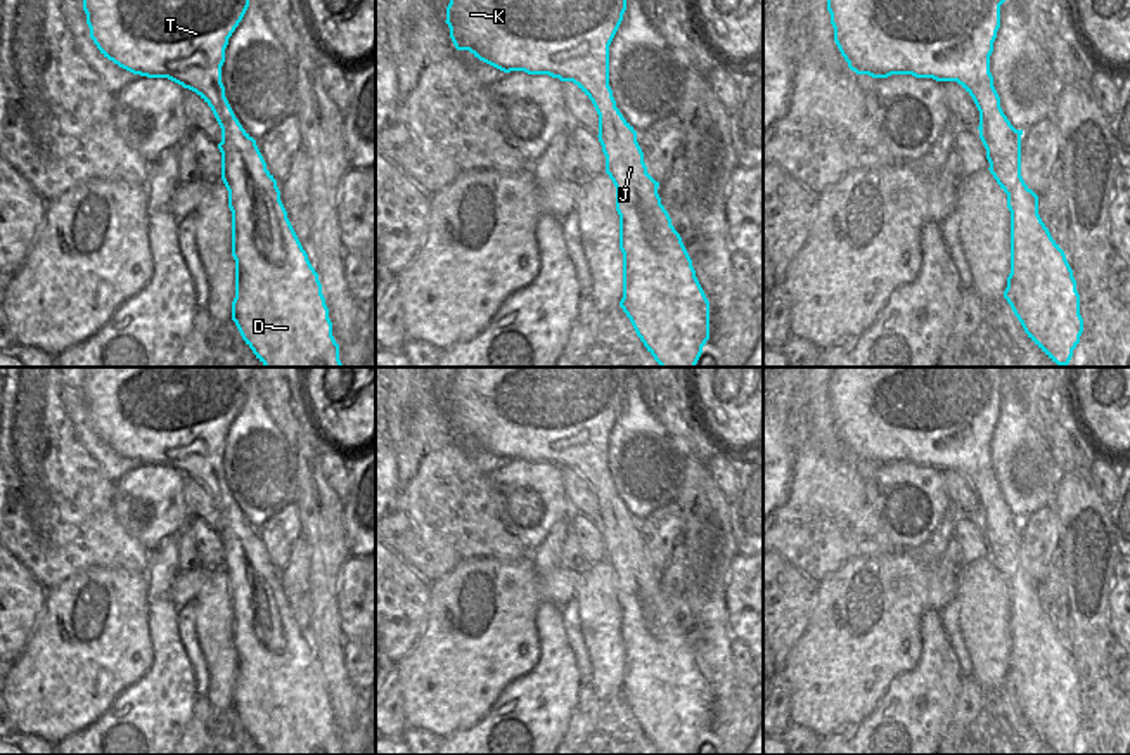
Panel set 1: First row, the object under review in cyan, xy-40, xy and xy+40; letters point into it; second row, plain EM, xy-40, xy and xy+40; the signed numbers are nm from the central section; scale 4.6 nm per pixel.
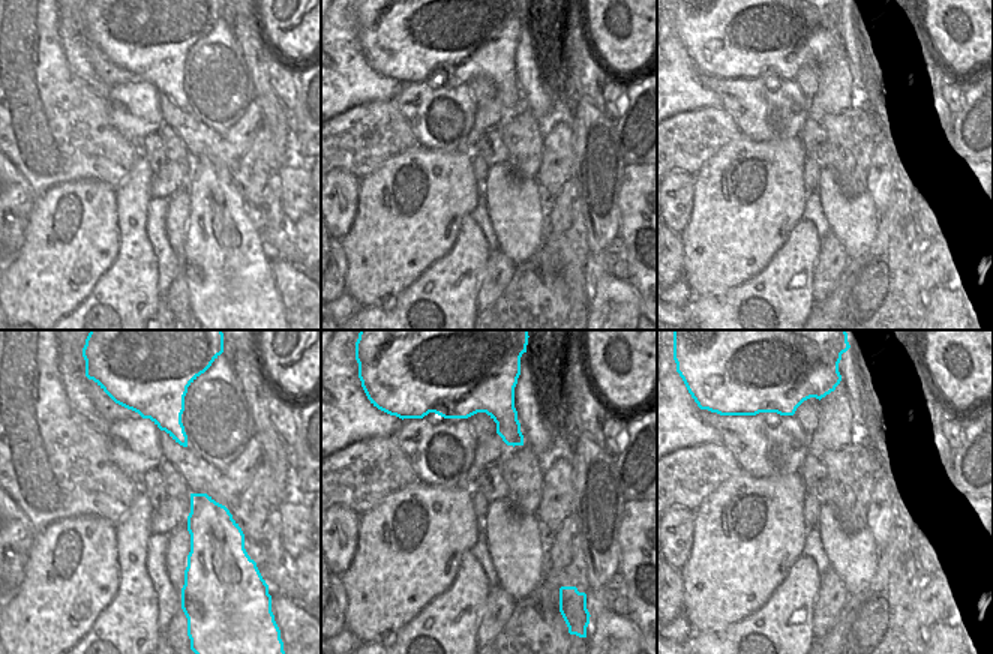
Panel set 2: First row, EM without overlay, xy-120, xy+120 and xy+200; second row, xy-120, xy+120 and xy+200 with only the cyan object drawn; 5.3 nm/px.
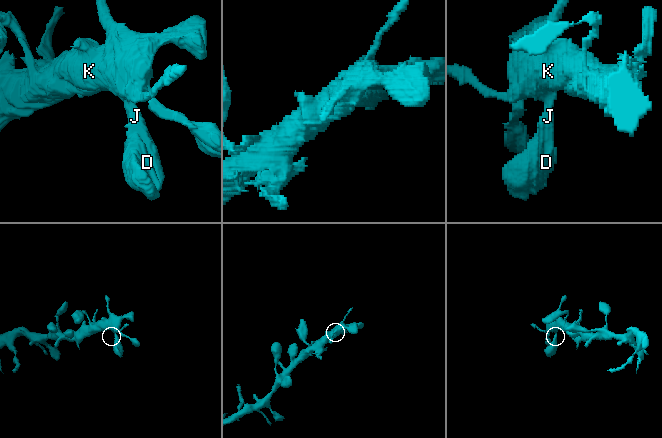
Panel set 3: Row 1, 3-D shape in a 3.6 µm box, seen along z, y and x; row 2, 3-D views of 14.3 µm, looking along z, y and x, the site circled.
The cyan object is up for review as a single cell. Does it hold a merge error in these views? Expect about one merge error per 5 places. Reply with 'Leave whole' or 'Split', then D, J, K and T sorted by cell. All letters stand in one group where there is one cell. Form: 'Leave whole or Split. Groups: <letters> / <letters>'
Leave whole. Groups: D J K T

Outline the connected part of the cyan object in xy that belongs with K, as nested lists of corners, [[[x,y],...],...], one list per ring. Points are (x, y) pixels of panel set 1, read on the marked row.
[[[450,0],[446,24],[457,50],[469,50],[479,61],[504,71],[549,74],[573,81],[594,104],[599,114],[599,142],[606,156],[606,173],[616,187],[620,215],[620,249],[623,253],[623,298],[620,307],[630,319],[637,336],[661,367],[696,367],[703,346],[709,339],[709,301],[696,277],[692,260],[680,234],[658,194],[656,182],[644,163],[637,132],[616,107],[609,87],[609,45],[623,21],[626,0]]]

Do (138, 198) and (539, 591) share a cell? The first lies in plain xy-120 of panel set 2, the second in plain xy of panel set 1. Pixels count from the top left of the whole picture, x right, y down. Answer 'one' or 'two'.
two

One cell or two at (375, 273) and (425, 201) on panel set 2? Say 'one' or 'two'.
one

